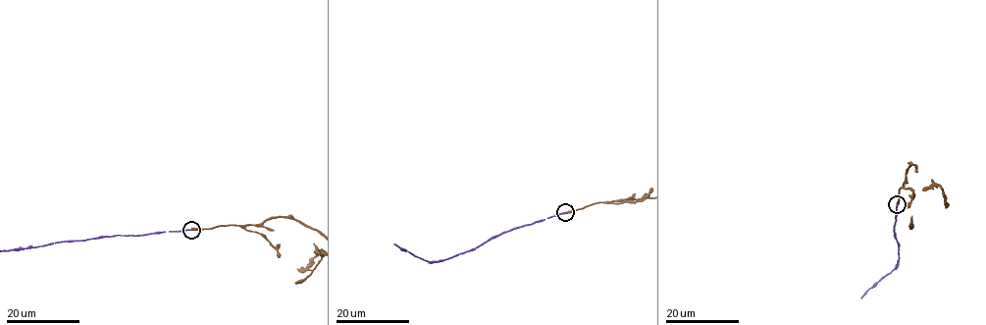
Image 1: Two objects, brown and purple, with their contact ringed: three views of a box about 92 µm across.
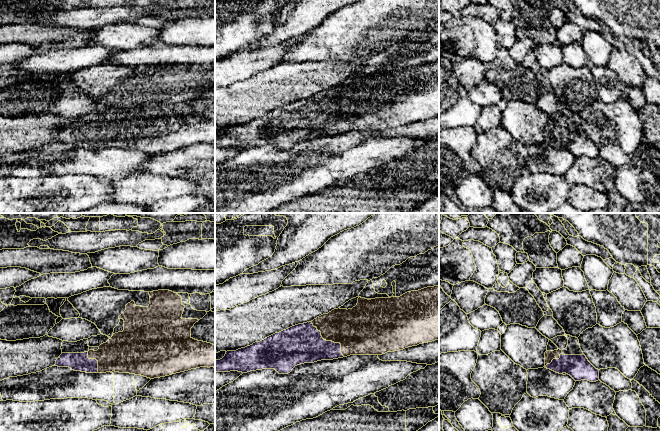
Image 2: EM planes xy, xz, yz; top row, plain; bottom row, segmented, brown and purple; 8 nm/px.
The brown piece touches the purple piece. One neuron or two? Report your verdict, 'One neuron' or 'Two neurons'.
One neuron

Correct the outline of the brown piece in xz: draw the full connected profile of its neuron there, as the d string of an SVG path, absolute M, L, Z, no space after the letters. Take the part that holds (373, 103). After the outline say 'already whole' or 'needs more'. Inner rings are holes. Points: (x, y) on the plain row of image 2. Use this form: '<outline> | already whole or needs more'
M434 62L407 68L400 73L371 76L359 73L357 81L352 85L334 85L311 98L292 102L245 124L227 127L222 135L215 137L215 147L247 149L262 145L275 145L279 150L288 150L295 142L304 139L333 136L350 131L382 131L438 115L439 62Z | needs more

